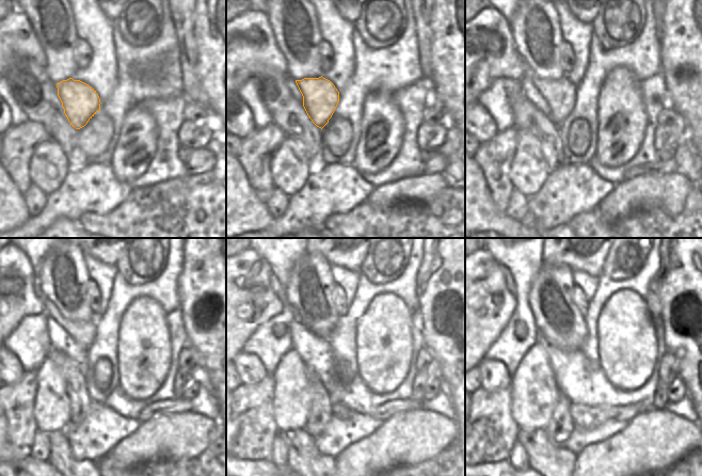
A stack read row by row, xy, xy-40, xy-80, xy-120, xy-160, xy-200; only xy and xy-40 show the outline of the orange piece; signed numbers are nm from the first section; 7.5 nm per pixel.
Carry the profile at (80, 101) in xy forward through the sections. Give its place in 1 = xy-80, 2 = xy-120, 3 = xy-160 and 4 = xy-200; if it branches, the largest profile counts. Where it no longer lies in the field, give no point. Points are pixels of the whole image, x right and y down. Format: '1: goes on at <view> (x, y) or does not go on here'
1: goes on at xy-80 (560, 95)
2: goes on at xy-120 (82, 332)
3: goes on at xy-160 (275, 286)
4: goes on at xy-200 (509, 280)

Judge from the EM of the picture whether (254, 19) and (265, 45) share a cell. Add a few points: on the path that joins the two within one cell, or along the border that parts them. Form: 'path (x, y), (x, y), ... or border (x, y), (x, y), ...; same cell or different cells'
path (254, 26), (254, 34), (258, 38); same cell

